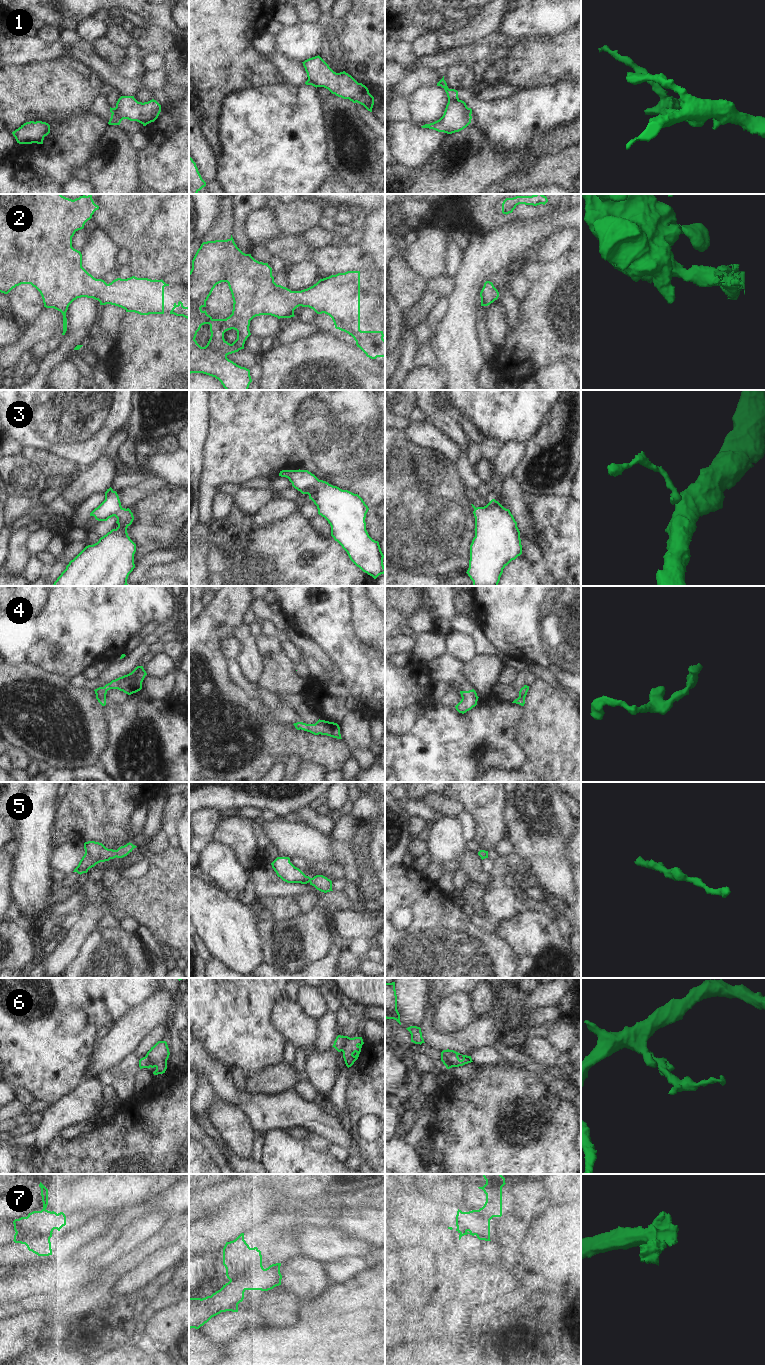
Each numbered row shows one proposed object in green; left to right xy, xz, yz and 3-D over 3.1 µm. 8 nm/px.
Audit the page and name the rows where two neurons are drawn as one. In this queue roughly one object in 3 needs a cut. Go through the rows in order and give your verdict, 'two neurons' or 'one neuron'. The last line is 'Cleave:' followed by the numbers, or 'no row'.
1: two neurons
2: one neuron
3: one neuron
4: one neuron
5: one neuron
6: two neurons
7: two neurons
Cleave: 1, 6, 7

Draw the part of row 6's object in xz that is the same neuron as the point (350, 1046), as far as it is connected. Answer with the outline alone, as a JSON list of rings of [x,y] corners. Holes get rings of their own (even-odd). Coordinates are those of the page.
[[[348,1036],[344,1037],[345,1041],[342,1046],[342,1052],[345,1064],[349,1068],[358,1059],[364,1042],[362,1037],[354,1037],[354,1038],[350,1038]]]

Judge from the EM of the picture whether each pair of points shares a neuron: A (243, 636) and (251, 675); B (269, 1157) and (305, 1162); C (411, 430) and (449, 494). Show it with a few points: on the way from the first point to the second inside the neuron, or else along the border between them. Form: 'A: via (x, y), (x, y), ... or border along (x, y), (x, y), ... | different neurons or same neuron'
A: via (248, 646), (251, 665) | same neuron
B: via (278, 1157), (283, 1157), (288, 1162), (296, 1162) | same neuron
C: border along (403, 431), (413, 443), (436, 450), (442, 455) | different neurons

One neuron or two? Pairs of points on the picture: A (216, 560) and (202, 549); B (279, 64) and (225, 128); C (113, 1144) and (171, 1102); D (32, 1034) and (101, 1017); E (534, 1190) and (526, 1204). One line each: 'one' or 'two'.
A: two
B: two
C: one
D: one
E: two

